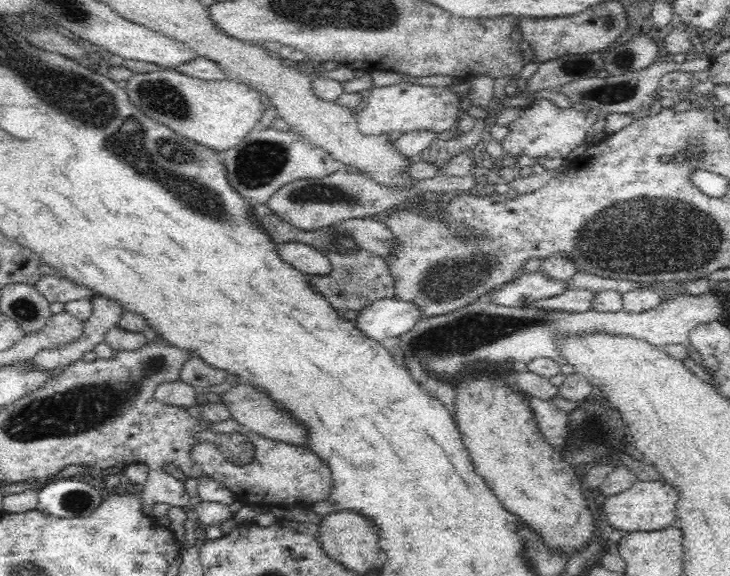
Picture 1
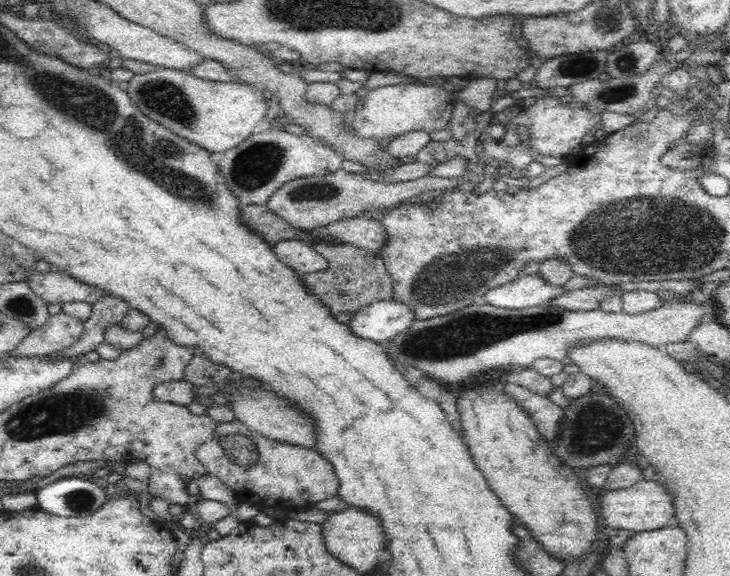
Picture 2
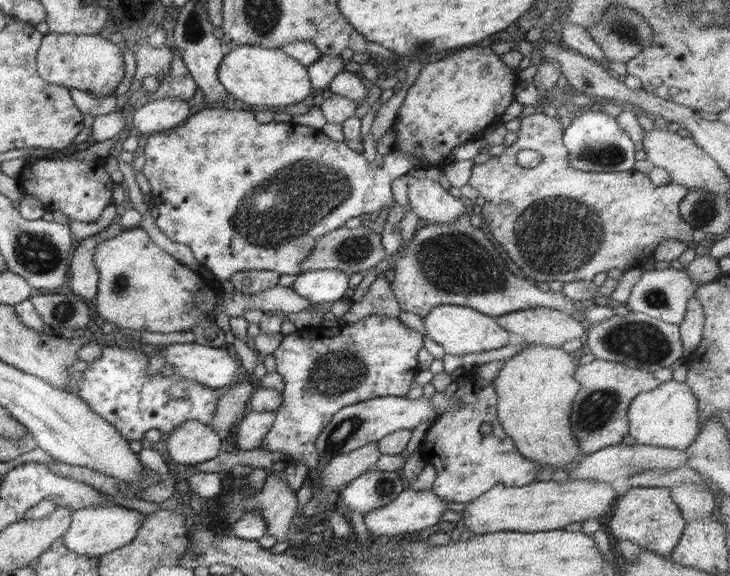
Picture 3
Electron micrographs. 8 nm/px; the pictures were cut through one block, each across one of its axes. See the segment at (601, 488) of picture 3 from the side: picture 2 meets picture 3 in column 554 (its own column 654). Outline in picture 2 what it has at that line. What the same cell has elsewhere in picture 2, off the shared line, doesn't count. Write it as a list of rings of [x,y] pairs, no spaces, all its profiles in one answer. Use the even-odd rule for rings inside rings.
[[[642,479],[628,488],[606,490],[601,499],[600,506],[602,506],[604,522],[612,529],[634,530],[634,532],[639,533],[664,528],[675,523],[672,497],[661,481]]]

